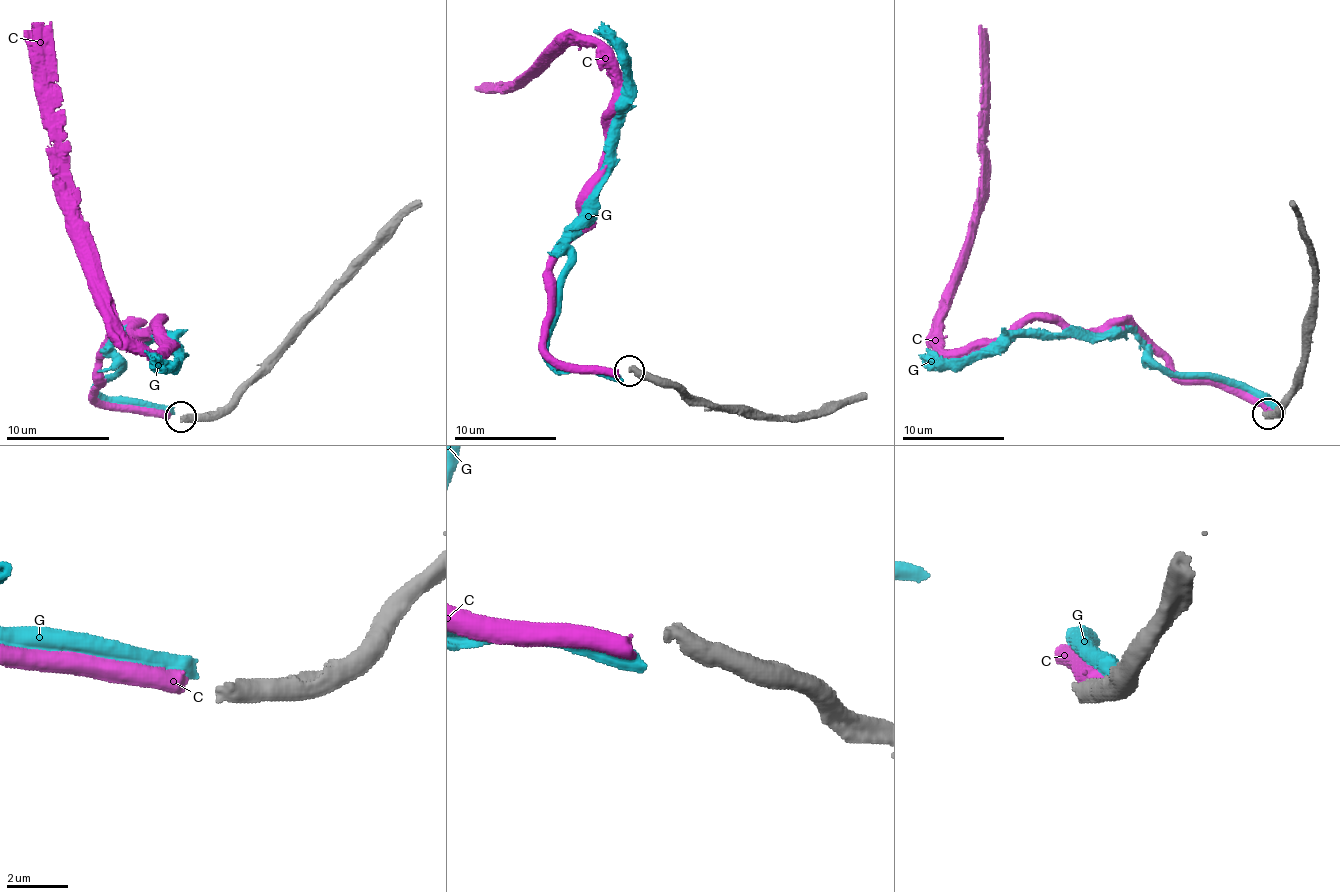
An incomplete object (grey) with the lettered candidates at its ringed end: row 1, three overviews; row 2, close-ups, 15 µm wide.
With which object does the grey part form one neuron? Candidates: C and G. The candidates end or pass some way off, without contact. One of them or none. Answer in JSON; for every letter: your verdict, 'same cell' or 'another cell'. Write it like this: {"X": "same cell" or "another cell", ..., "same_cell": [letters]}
{"C": "same cell", "G": "another cell", "same_cell": ["C"]}

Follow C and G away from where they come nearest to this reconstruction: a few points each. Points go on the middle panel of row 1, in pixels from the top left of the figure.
C: (618, 372), (544, 347), (547, 268), (611, 141), (613, 74), (570, 44), (524, 85), (483, 82)
G: (621, 378), (560, 367), (547, 352), (565, 245), (598, 184), (611, 120), (623, 97), (623, 44), (600, 21)

